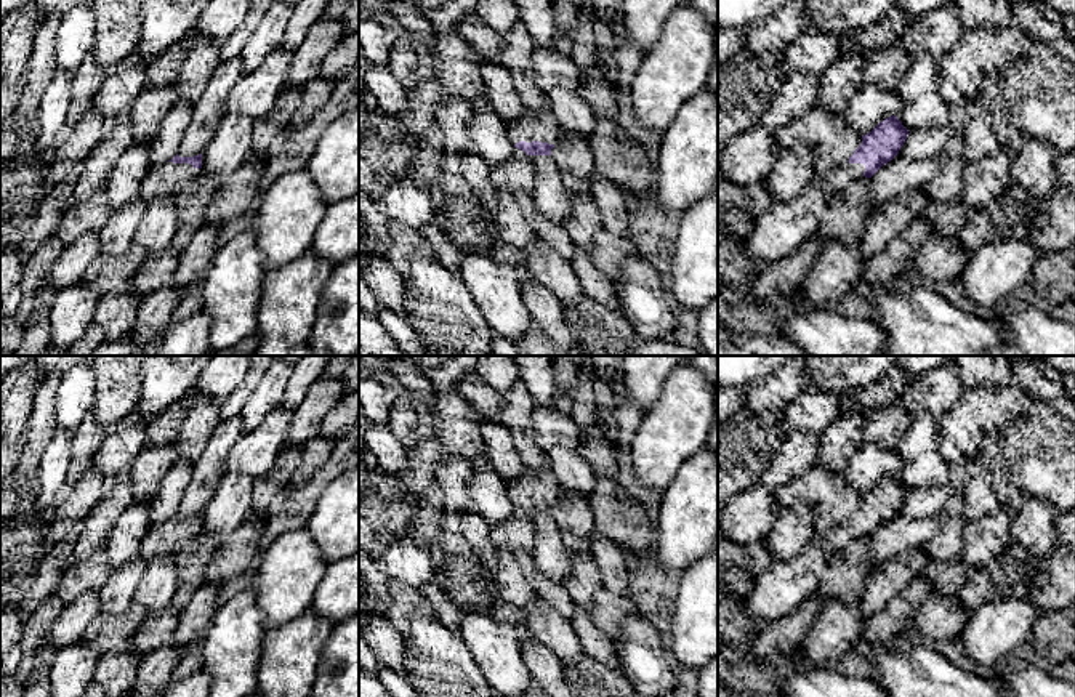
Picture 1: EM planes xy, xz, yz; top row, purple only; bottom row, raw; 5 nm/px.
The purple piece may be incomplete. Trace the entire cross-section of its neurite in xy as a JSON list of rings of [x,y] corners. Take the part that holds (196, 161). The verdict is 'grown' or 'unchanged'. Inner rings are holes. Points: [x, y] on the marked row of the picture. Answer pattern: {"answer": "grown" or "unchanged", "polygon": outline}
{"answer": "grown", "polygon": [[[176,154],[171,160],[149,168],[141,181],[138,200],[151,205],[160,199],[175,199],[199,175],[202,175],[202,154],[194,157]]]}

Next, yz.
{"answer": "grown", "polygon": [[[896,115],[884,119],[870,133],[864,135],[860,146],[849,160],[823,176],[830,200],[848,184],[872,178],[899,154],[907,136],[908,130]]]}

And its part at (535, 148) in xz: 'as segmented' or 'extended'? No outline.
extended

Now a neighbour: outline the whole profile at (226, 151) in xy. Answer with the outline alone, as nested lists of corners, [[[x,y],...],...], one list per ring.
[[[226,114],[202,151],[202,173],[215,181],[216,189],[244,165],[252,147],[252,128],[248,115]]]

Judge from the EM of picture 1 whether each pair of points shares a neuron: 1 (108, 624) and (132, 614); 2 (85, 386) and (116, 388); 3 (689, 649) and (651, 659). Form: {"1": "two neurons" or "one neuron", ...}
{"1": "one neuron", "2": "two neurons", "3": "two neurons"}

